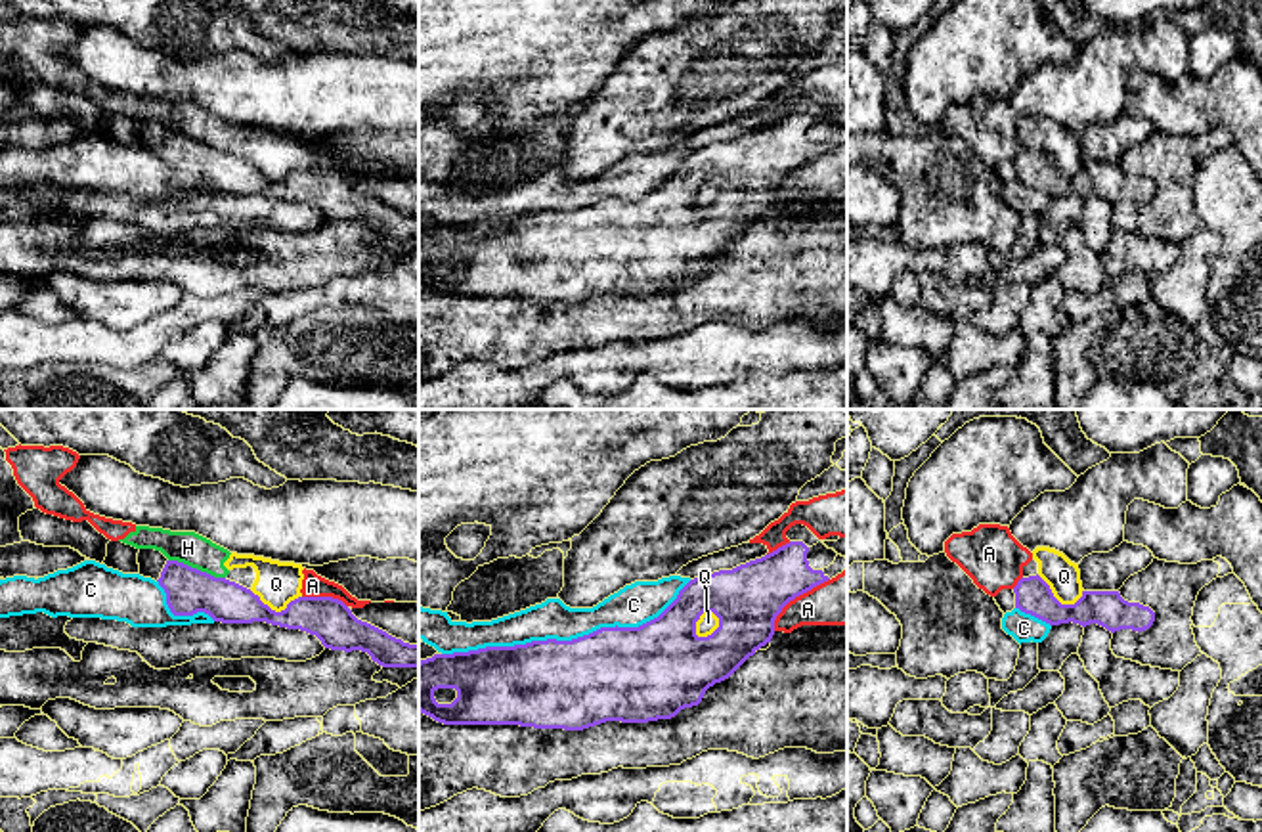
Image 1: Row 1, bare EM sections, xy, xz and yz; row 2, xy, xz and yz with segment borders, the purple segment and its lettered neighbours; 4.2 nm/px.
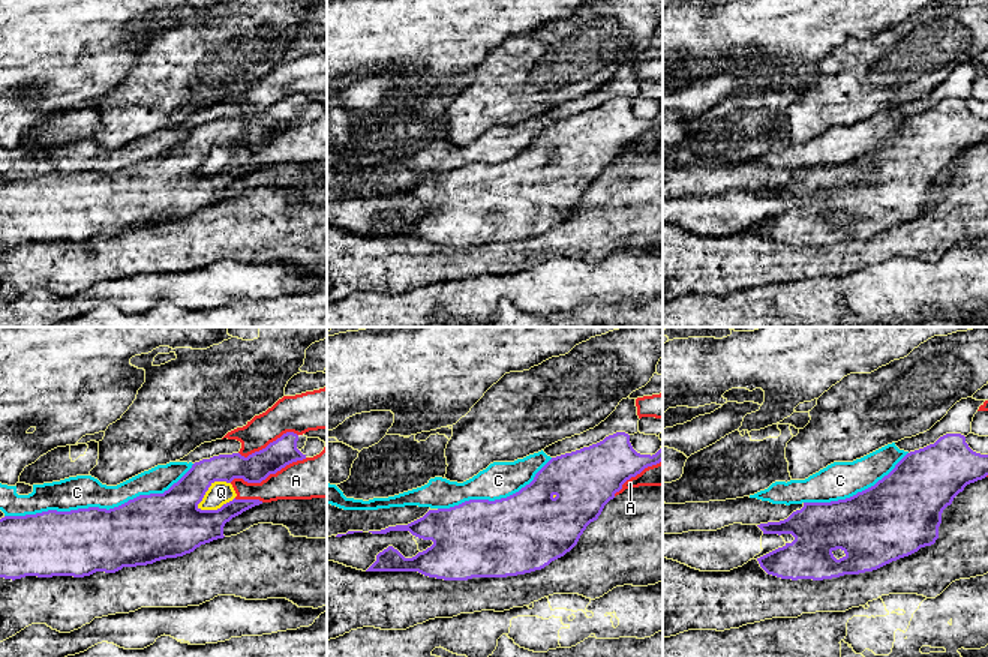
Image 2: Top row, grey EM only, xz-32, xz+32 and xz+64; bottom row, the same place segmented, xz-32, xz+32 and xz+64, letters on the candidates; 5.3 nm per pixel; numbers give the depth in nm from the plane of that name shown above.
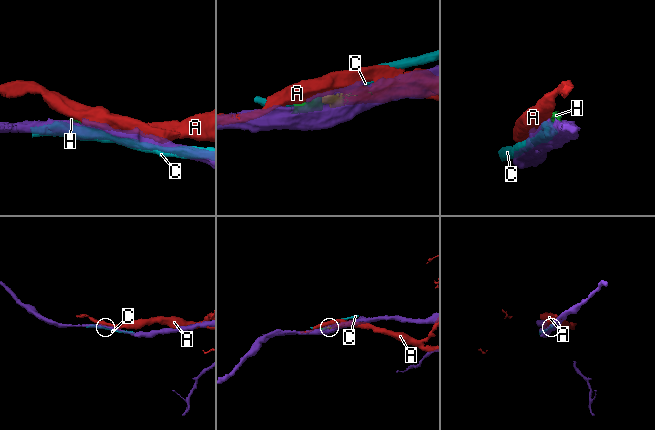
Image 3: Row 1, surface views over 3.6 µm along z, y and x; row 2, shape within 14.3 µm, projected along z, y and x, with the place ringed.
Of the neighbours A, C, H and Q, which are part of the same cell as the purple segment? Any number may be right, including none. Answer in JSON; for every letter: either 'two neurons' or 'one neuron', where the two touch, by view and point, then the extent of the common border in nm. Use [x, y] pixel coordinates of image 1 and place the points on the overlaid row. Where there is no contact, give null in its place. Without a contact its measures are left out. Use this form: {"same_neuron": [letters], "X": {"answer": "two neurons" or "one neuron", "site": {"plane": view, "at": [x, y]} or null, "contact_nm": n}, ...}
{"same_neuron": [], "A": {"answer": "two neurons", "site": {"plane": "xz", "at": [794, 597]}, "contact_nm": 320}, "C": {"answer": "two neurons", "site": {"plane": "xz", "at": [566, 641]}, "contact_nm": 1100}, "H": {"answer": "two neurons", "site": {"plane": "xy", "at": [195, 569]}, "contact_nm": 260}, "Q": {"answer": "two neurons", "site": {"plane": "xz", "at": [696, 620]}, "contact_nm": 130}}

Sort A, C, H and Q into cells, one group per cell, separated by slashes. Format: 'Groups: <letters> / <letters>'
Groups: A H Q / C

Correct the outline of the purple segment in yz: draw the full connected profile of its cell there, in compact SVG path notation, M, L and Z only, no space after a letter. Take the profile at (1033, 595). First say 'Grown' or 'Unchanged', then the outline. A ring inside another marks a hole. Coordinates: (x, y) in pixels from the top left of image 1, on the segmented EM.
Unchanged. M1036 574L1021 578L1013 587L1015 608L1050 625L1098 624L1115 633L1121 629L1145 631L1155 622L1155 612L1140 602L1128 602L1119 591L1082 591L1075 604L1061 604L1050 585Z

